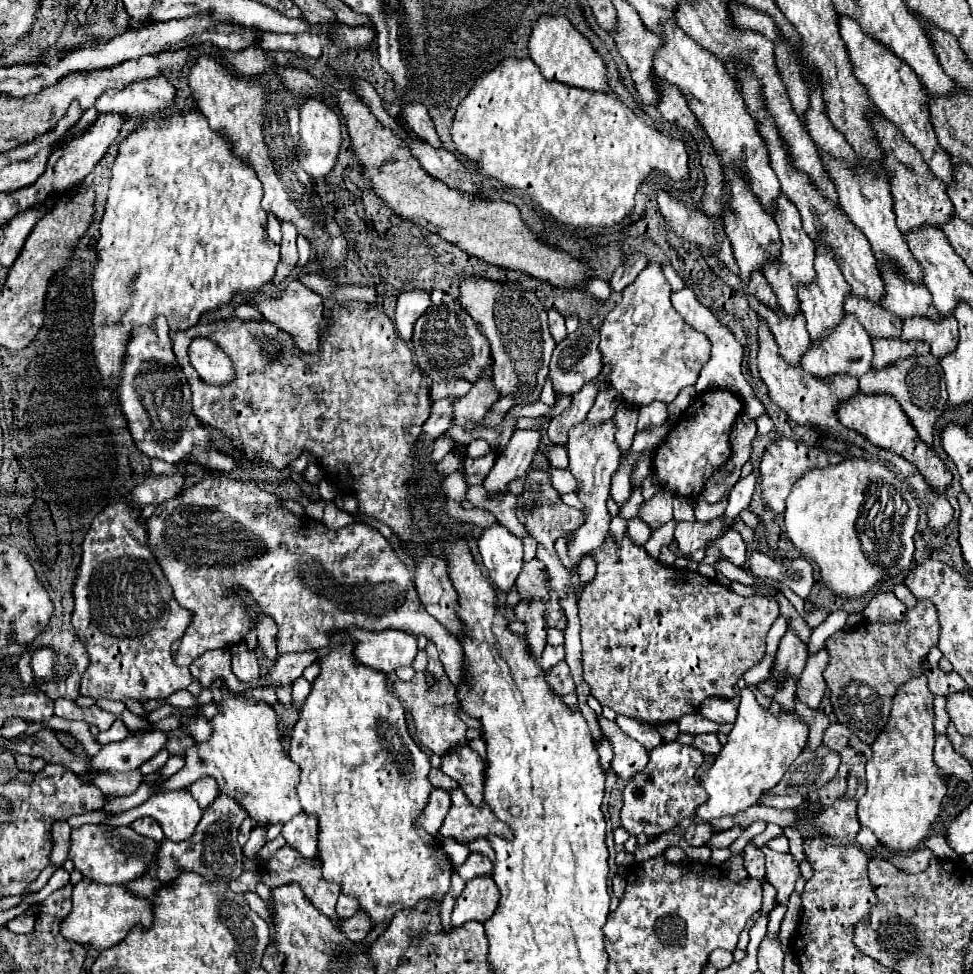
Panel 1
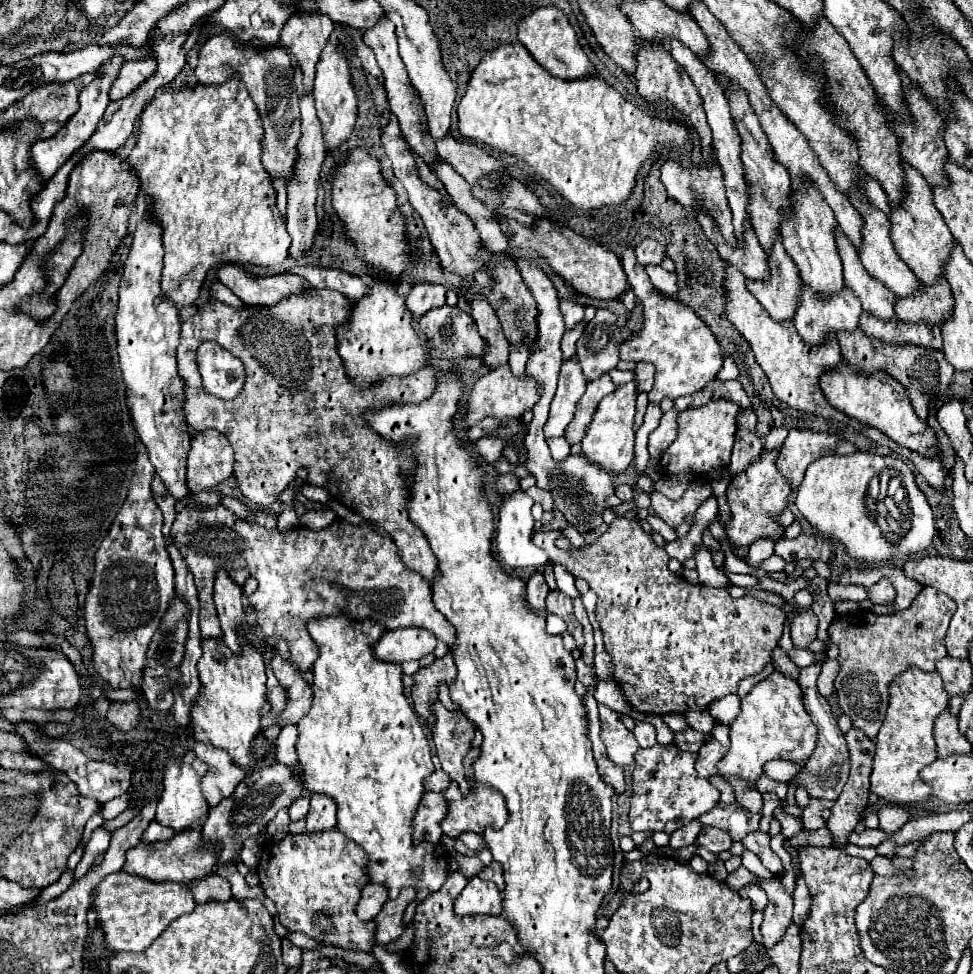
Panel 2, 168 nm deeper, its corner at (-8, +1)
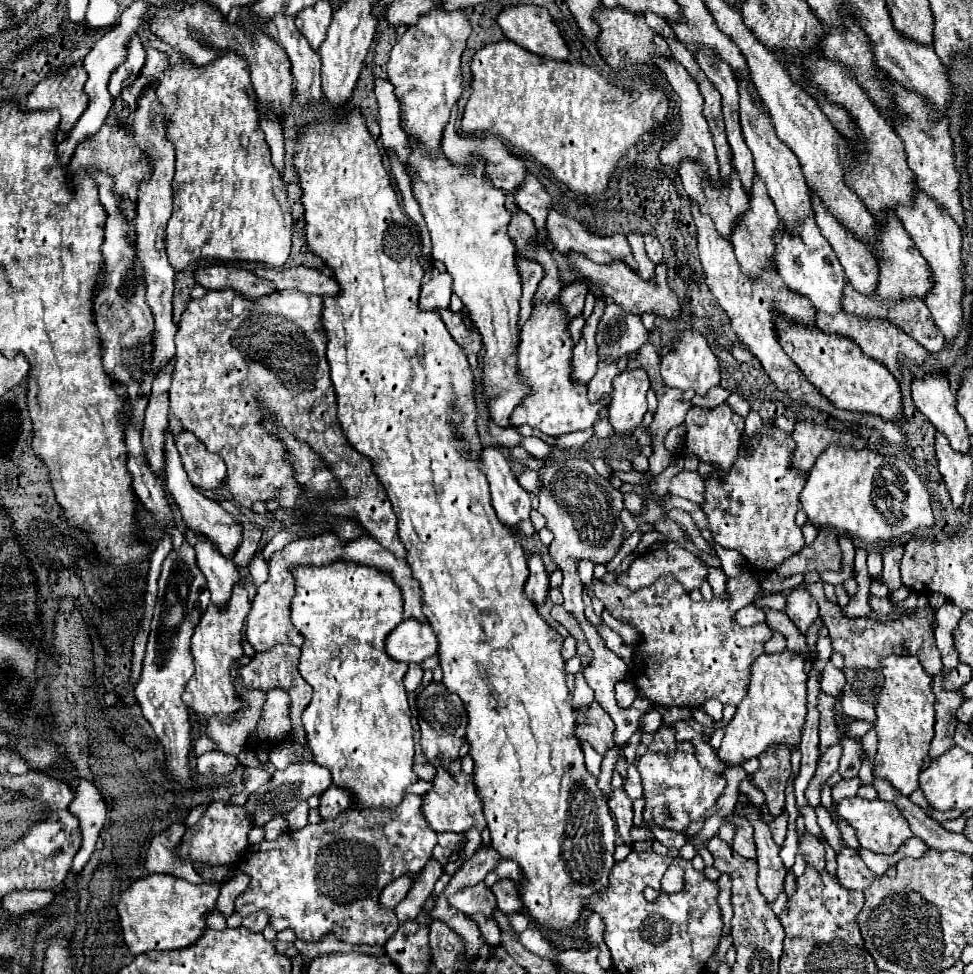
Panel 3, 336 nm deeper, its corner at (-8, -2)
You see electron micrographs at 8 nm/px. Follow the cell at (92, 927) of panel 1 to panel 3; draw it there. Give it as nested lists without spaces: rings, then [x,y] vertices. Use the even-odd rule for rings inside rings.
[[[151,874],[137,880],[121,894],[117,904],[127,948],[137,956],[151,950],[179,950],[191,946],[191,942],[197,942],[207,928],[207,914],[215,910],[219,892],[219,884],[189,884],[171,874]]]

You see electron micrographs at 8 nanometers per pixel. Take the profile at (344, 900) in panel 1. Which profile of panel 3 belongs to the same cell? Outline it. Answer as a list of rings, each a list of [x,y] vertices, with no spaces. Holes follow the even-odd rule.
[[[401,876],[401,878],[395,878],[389,886],[385,886],[385,890],[381,892],[381,906],[385,908],[395,908],[403,898],[405,894],[409,892],[411,888],[411,878],[409,876]]]

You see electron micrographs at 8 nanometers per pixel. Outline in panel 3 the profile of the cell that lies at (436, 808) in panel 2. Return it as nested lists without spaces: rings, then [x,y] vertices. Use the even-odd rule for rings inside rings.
[[[407,794],[401,800],[401,806],[395,810],[345,810],[333,820],[323,820],[321,824],[309,824],[303,830],[289,830],[277,840],[265,840],[253,844],[245,850],[243,858],[229,866],[205,866],[195,864],[195,872],[209,882],[225,884],[235,874],[245,872],[249,876],[249,886],[235,898],[235,912],[245,918],[251,912],[265,910],[269,914],[269,924],[281,930],[293,930],[299,940],[317,942],[327,934],[335,934],[339,940],[349,944],[369,944],[385,946],[389,936],[399,928],[397,916],[393,910],[379,906],[381,890],[401,874],[417,874],[431,858],[431,852],[437,844],[437,836],[429,830],[425,816],[421,814],[421,796]]]

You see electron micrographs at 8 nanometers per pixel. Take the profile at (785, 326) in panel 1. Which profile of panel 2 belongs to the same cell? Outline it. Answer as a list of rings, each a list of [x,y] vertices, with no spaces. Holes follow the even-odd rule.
[[[781,239],[773,245],[767,263],[771,269],[771,281],[747,281],[747,289],[773,319],[793,321],[801,303],[803,283],[793,259],[783,249]]]

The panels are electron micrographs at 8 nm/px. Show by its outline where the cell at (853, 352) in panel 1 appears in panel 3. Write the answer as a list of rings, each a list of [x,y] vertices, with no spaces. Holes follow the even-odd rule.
[[[805,218],[805,222],[801,222],[801,230],[793,230],[793,234],[789,234],[785,226],[781,226],[781,234],[777,234],[777,270],[785,286],[793,292],[807,296],[819,312],[837,314],[843,310],[841,296],[847,282],[845,272],[837,256],[833,254],[833,248],[817,230],[815,218]]]

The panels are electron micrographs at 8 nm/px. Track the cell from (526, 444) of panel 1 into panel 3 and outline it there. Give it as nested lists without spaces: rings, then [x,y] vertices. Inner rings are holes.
[[[597,298],[595,310],[585,320],[581,338],[573,348],[573,378],[583,382],[583,384],[587,384],[593,378],[593,374],[597,372],[599,360],[597,360],[595,334],[597,334],[597,324],[599,324],[599,320],[603,316],[603,310],[605,310],[605,302],[601,298]]]

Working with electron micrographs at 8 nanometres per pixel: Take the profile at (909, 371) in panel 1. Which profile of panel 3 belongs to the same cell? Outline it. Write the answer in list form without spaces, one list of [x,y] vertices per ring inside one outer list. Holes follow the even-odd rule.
[[[817,312],[815,314],[815,326],[827,334],[843,334],[843,336],[849,336],[861,350],[865,356],[881,362],[887,370],[891,370],[893,374],[897,374],[897,378],[901,378],[901,372],[899,372],[899,362],[901,360],[911,360],[913,364],[923,364],[925,358],[929,358],[929,352],[913,342],[913,338],[909,338],[903,330],[897,330],[897,326],[893,326],[891,322],[881,322],[881,320],[875,320],[875,318],[853,318],[853,314],[821,314]]]

